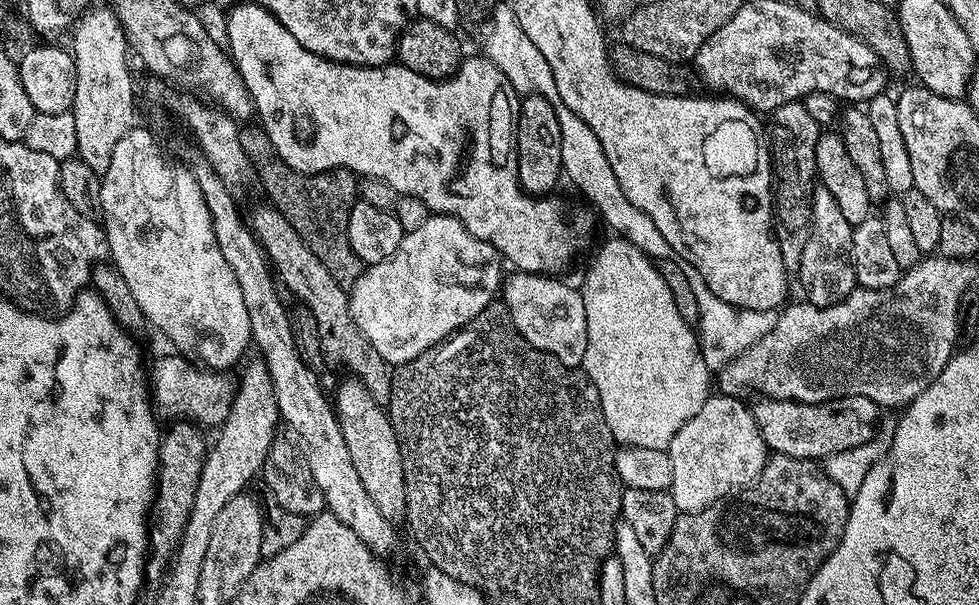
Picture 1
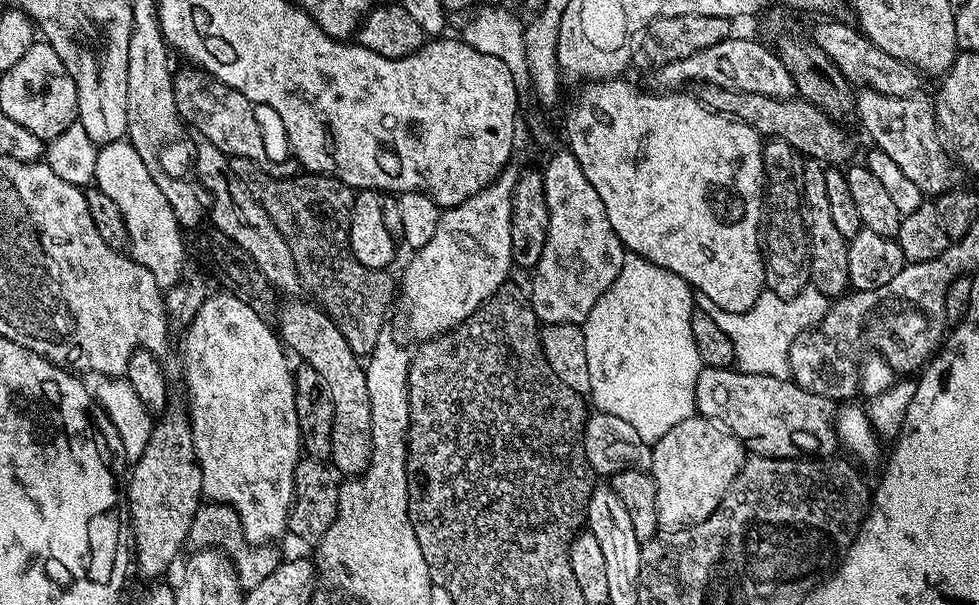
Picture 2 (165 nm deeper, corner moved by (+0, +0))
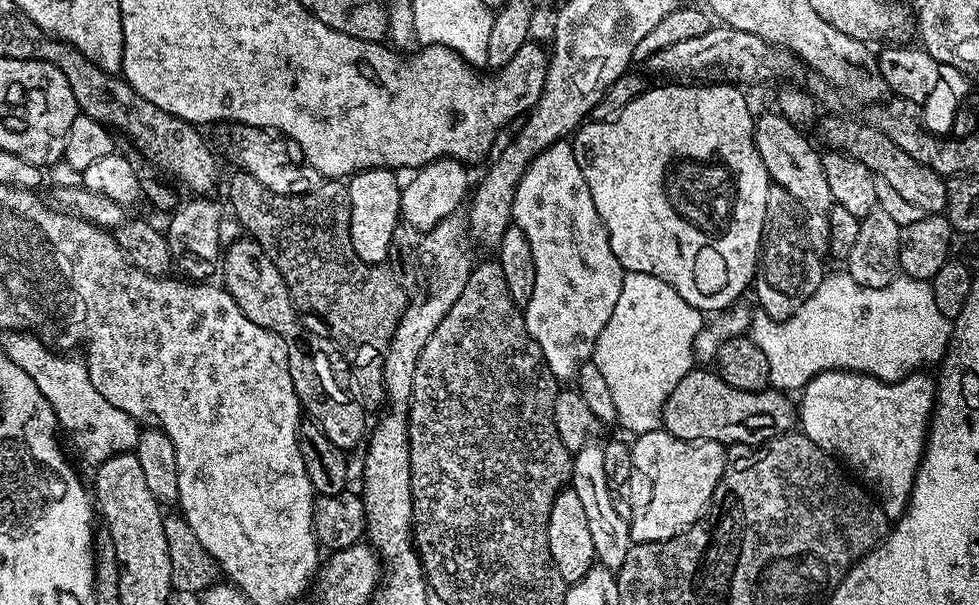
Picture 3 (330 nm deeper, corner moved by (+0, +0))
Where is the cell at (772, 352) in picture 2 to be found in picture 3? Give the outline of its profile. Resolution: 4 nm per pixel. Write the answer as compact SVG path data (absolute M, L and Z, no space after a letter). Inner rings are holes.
M847 271L825 275L823 282L787 318L776 319L763 310L752 313L750 339L766 354L770 362L770 385L776 390L796 388L802 390L812 379L823 372L863 372L875 380L895 382L905 380L914 372L927 369L927 364L939 365L948 350L953 325L934 303L934 290L927 280L911 280L897 275L881 288L864 288Z

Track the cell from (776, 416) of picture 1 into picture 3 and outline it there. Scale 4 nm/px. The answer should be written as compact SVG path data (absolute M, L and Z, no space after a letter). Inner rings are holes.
M693 370L674 386L664 403L663 431L683 440L717 440L719 444L762 444L777 433L793 431L798 412L780 390L751 392L738 390L726 383L715 371Z

